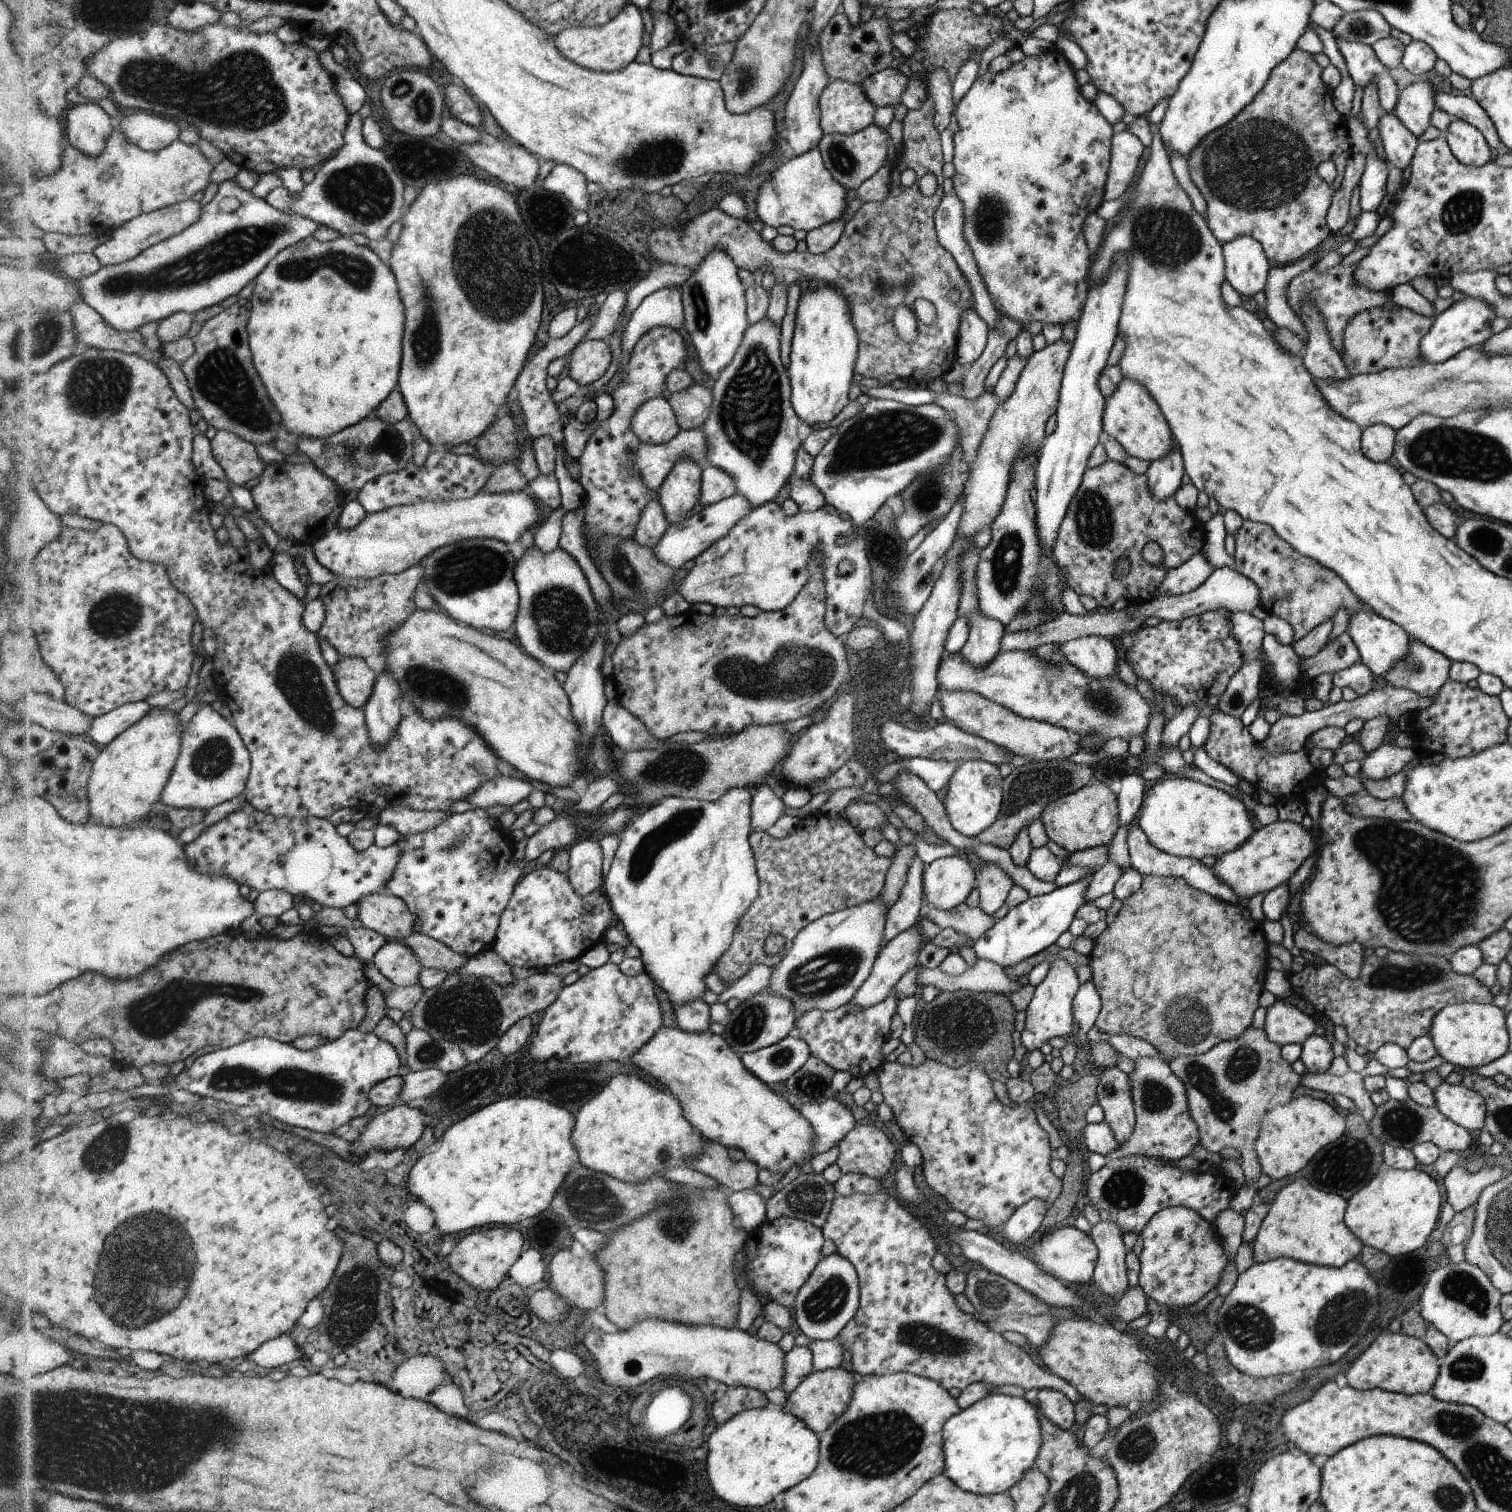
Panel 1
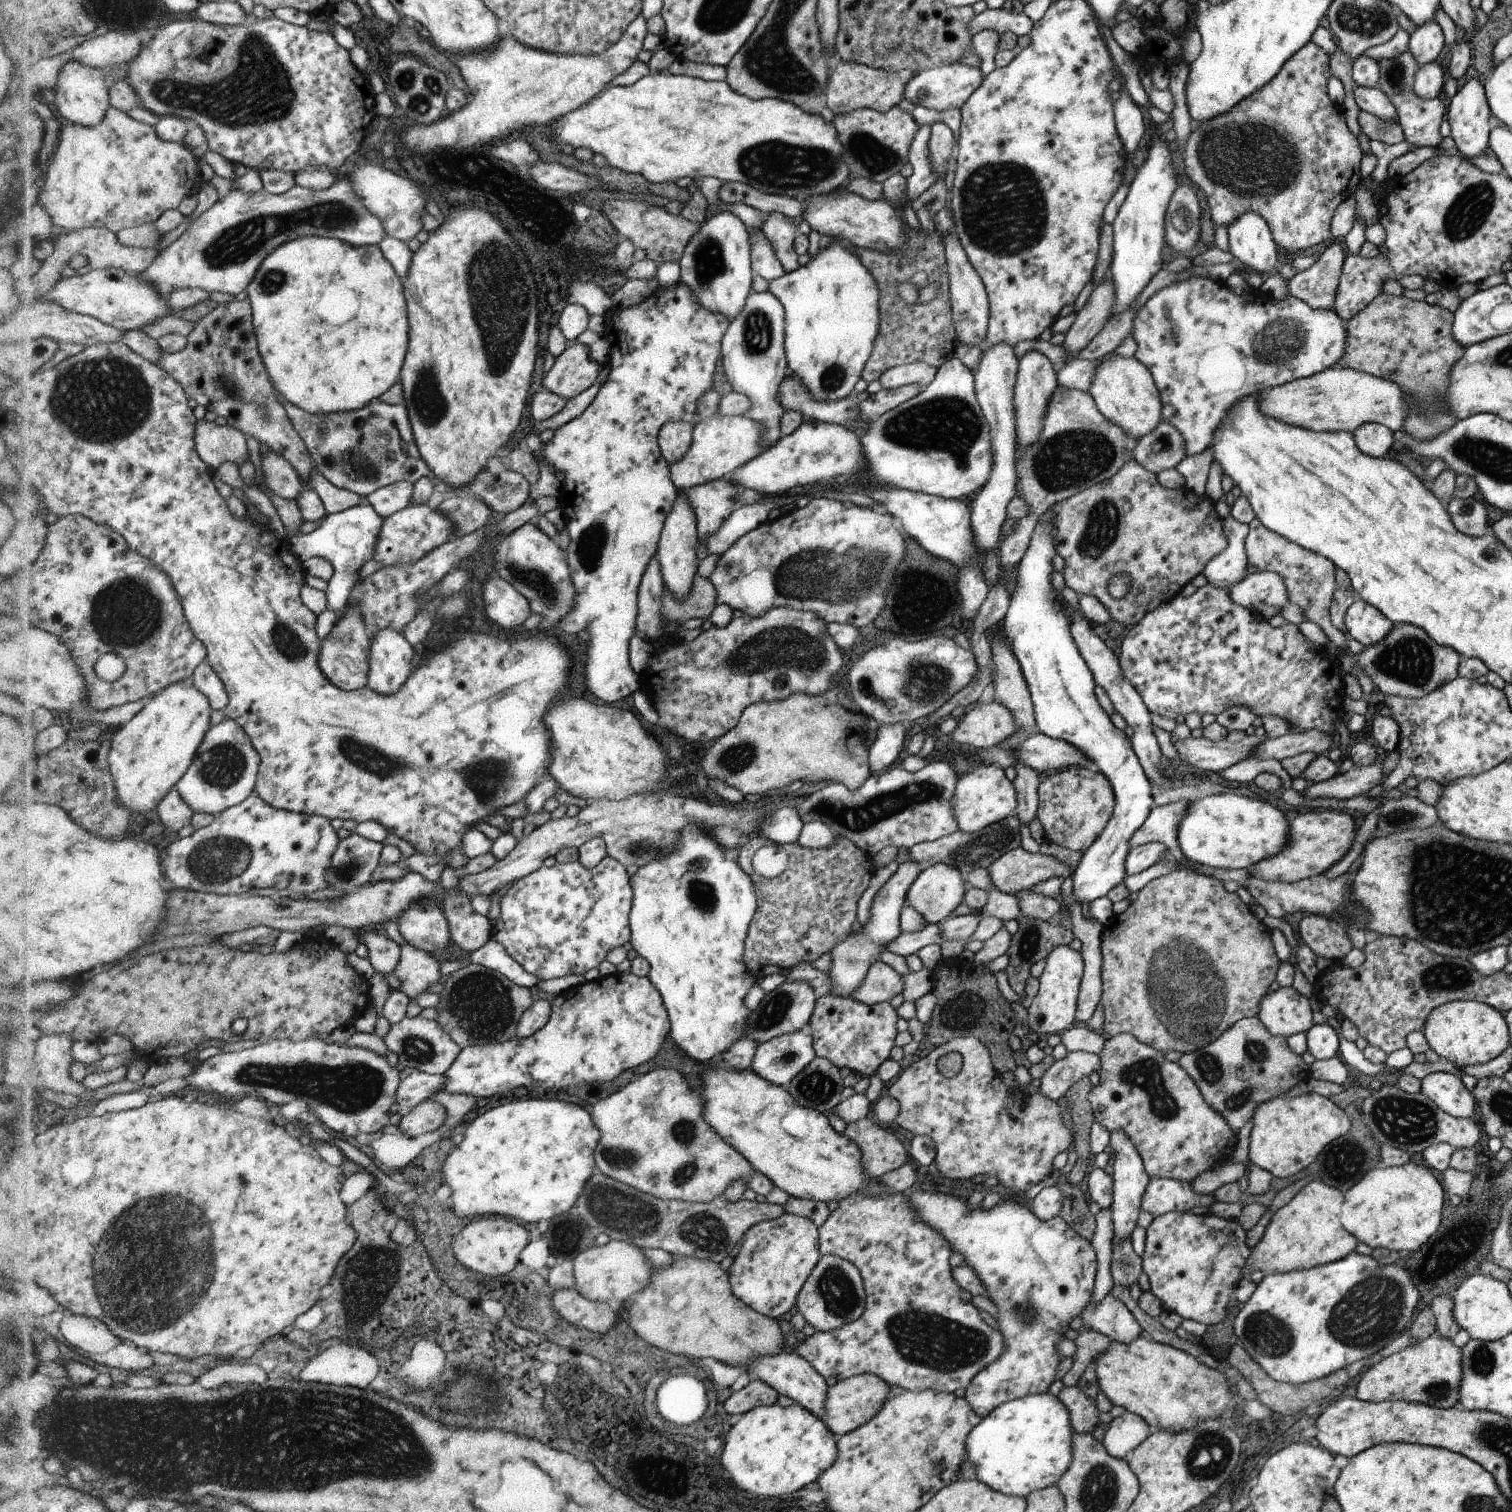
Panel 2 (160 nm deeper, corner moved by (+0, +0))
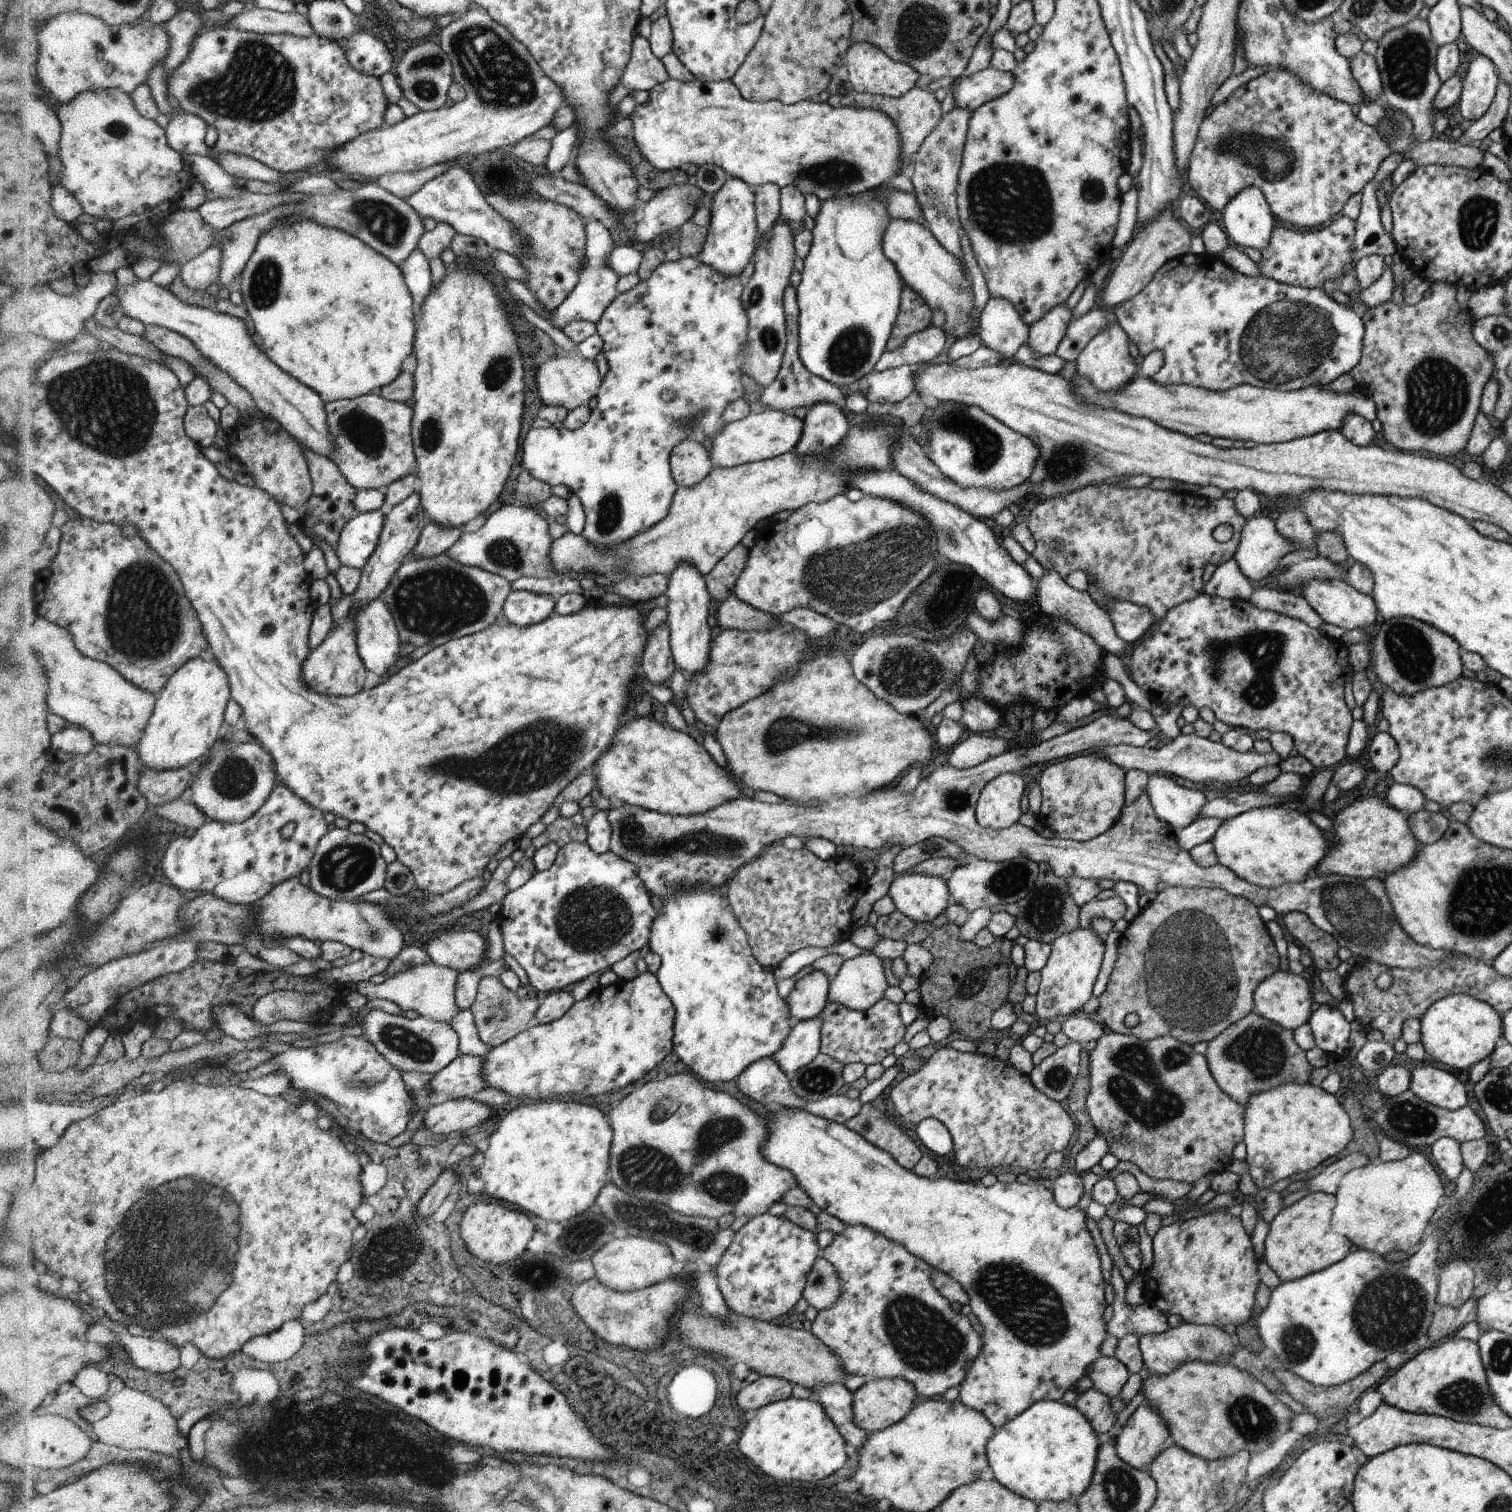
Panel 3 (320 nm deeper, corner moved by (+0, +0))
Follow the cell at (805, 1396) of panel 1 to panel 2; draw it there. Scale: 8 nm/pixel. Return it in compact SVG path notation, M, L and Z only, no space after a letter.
M864 1373L849 1379L838 1380L835 1386L829 1387L829 1394L825 1403L827 1414L822 1417L823 1421L826 1421L826 1426L834 1431L834 1434L839 1434L842 1437L865 1425L868 1421L872 1421L887 1402L889 1390L890 1384L873 1374Z

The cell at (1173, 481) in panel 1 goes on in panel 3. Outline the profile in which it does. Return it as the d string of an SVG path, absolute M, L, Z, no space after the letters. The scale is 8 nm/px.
M1186 253L1175 260L1165 262L1152 277L1152 280L1137 294L1127 301L1112 308L1115 312L1121 327L1138 347L1142 358L1153 350L1164 352L1164 365L1151 379L1157 380L1162 386L1166 385L1192 385L1205 387L1213 391L1223 391L1241 384L1248 383L1253 387L1274 389L1277 391L1295 391L1316 385L1329 385L1343 374L1349 373L1360 360L1365 338L1365 324L1363 318L1346 305L1337 303L1330 297L1328 292L1320 287L1313 289L1308 287L1295 287L1279 283L1274 279L1266 277L1253 277L1247 274L1240 274L1237 270L1226 266L1212 256L1193 253Z

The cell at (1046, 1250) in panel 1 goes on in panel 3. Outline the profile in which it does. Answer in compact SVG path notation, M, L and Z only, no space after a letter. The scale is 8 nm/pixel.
M785 1107L784 1109L772 1109L773 1118L770 1118L768 1121L762 1120L771 1128L771 1136L769 1137L769 1142L763 1147L763 1155L771 1162L776 1163L778 1166L786 1167L793 1172L793 1175L797 1178L799 1182L800 1188L803 1188L813 1200L814 1204L817 1206L817 1210L826 1211L828 1214L839 1218L846 1225L862 1225L868 1227L870 1230L873 1230L877 1233L882 1233L882 1236L889 1238L891 1241L898 1243L899 1245L905 1246L906 1250L909 1250L915 1257L922 1259L924 1262L929 1263L932 1270L936 1269L939 1271L944 1271L946 1274L949 1274L956 1282L959 1282L962 1285L962 1288L965 1288L966 1292L969 1294L969 1301L967 1304L971 1306L971 1312L974 1313L974 1316L980 1320L980 1324L982 1324L982 1334L981 1338L984 1339L984 1345L981 1346L981 1352L977 1356L976 1360L972 1362L972 1368L968 1370L968 1376L966 1376L965 1380L961 1382L959 1398L960 1402L964 1403L966 1406L970 1408L976 1409L977 1411L981 1411L982 1414L985 1414L990 1422L996 1427L996 1429L1002 1428L1004 1425L1008 1425L1010 1421L1013 1421L1014 1418L1018 1417L1025 1410L1028 1410L1032 1405L1036 1404L1038 1401L1059 1401L1068 1390L1074 1390L1076 1382L1080 1382L1084 1376L1086 1376L1086 1368L1090 1366L1094 1361L1097 1361L1102 1354L1100 1354L1100 1346L1102 1346L1102 1342L1104 1342L1104 1338L1108 1336L1108 1332L1106 1332L1106 1320L1102 1318L1104 1316L1104 1308L1106 1308L1106 1300L1104 1300L1104 1280L1102 1280L1102 1270L1100 1270L1100 1256L1098 1256L1098 1250L1096 1250L1096 1244L1094 1244L1094 1238L1092 1238L1092 1234L1090 1234L1090 1230L1088 1230L1088 1226L1086 1226L1086 1213L1080 1209L1079 1207L1062 1207L1055 1201L1055 1196L1046 1186L1042 1185L1038 1180L1032 1180L1027 1184L1022 1184L1018 1181L1013 1181L1011 1183L1002 1183L997 1181L994 1185L986 1187L982 1184L972 1184L972 1182L958 1182L951 1176L947 1178L942 1178L940 1176L936 1177L923 1177L918 1173L914 1172L914 1170L908 1170L906 1167L903 1167L890 1153L887 1153L885 1150L874 1146L873 1143L869 1143L861 1134L857 1131L850 1130L845 1124L840 1124L825 1118L820 1118L814 1116L812 1113L806 1111L800 1111L799 1109L788 1109Z

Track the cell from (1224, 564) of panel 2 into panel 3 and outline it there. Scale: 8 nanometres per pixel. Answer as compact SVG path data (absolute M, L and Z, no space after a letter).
M1260 515L1246 521L1235 553L1244 576L1266 582L1278 570L1280 558L1294 551L1295 544L1279 534L1274 520Z

